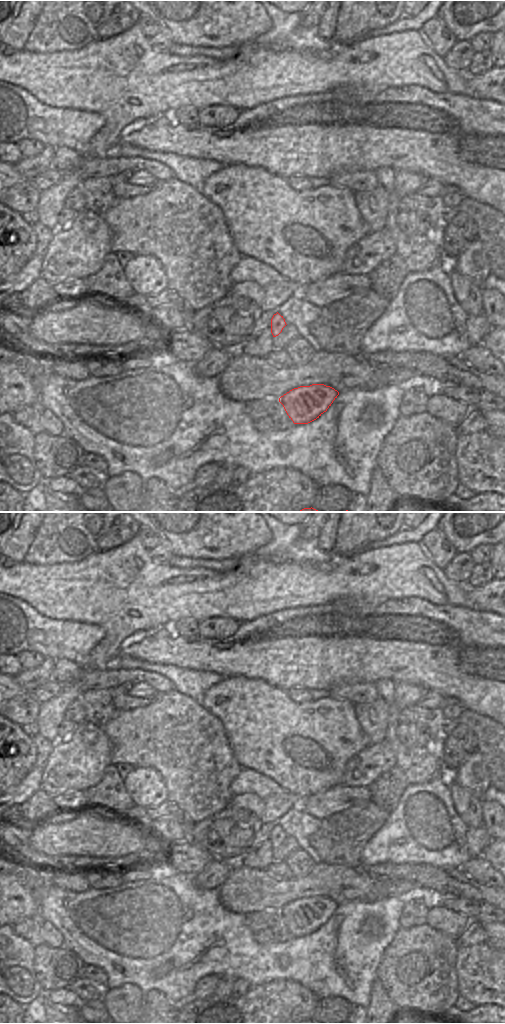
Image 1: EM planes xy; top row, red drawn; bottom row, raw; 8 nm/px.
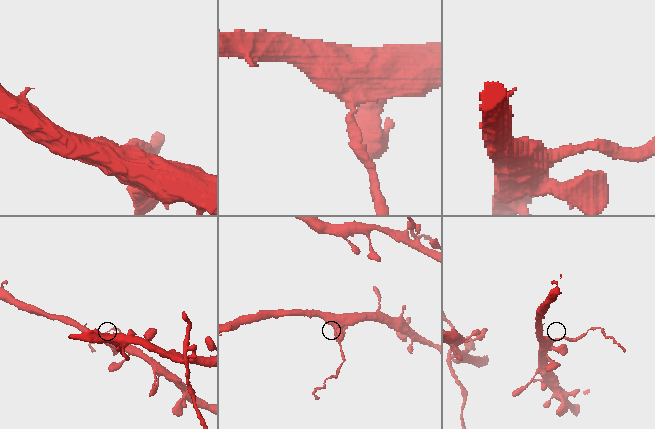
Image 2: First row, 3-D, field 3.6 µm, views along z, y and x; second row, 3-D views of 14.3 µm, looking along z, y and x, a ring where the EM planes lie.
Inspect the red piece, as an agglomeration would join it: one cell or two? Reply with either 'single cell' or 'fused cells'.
fused cells

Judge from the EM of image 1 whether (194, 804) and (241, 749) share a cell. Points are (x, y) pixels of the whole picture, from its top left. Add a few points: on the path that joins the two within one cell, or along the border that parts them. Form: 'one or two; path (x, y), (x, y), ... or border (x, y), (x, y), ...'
two; border (225, 734), (232, 752), (241, 767)

